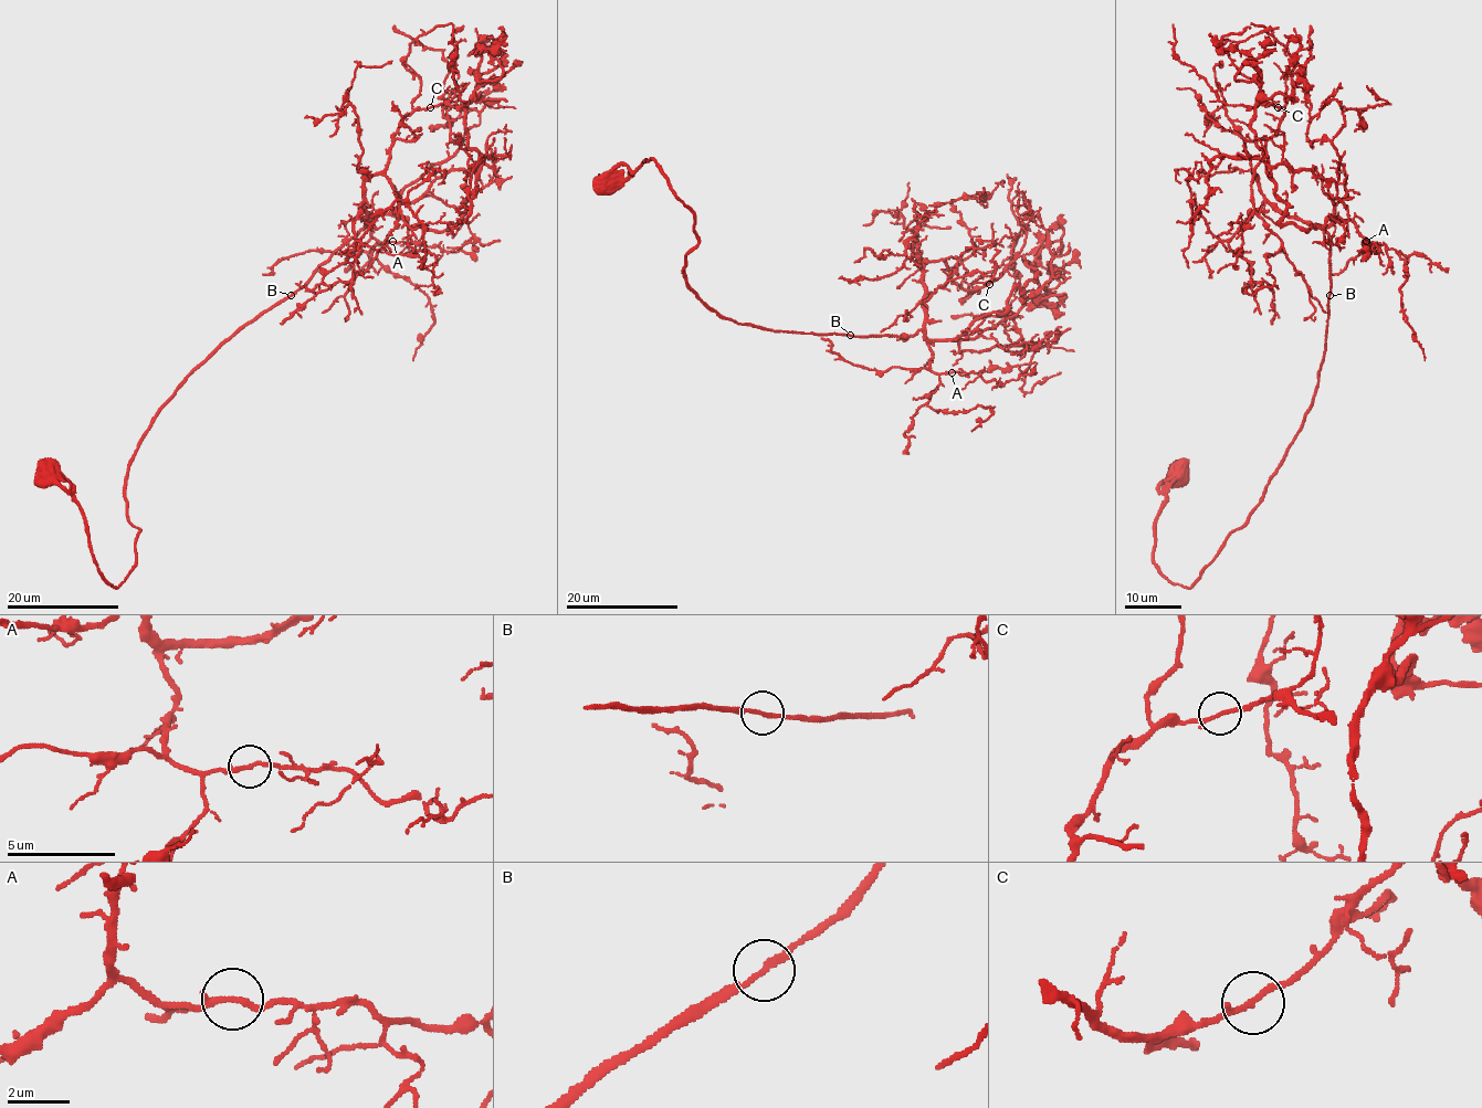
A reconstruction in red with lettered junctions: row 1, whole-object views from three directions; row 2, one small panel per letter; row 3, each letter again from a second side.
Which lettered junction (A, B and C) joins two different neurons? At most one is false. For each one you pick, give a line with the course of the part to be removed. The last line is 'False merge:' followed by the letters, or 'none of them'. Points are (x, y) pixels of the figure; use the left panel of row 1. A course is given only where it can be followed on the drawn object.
False merge: none of them

